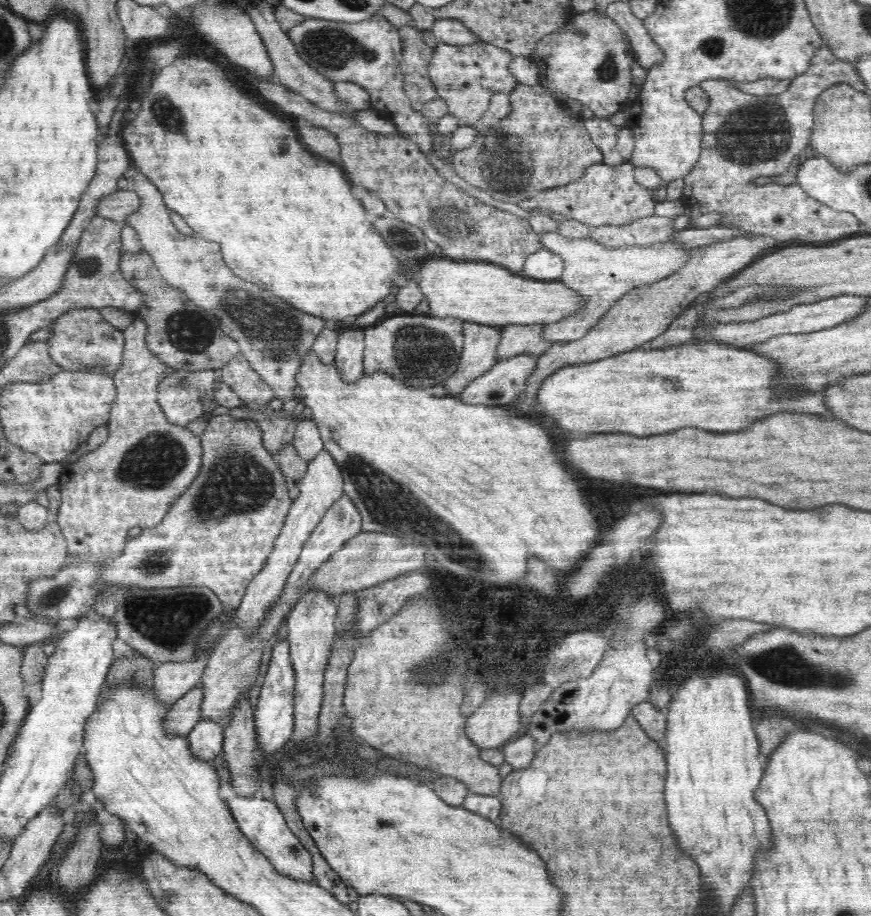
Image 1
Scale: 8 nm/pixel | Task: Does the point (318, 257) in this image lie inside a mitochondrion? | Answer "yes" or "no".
no

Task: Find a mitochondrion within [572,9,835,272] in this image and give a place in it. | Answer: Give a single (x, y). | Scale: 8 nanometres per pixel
(758, 132)

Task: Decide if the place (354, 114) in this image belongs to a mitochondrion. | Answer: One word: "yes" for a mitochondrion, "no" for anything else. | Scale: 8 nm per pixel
no

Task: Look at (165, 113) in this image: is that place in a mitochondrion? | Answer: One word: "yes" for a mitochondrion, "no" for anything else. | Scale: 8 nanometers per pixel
yes

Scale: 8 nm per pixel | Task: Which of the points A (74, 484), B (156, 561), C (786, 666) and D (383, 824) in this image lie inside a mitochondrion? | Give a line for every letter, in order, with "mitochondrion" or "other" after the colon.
A: other
B: mitochondrion
C: mitochondrion
D: other

